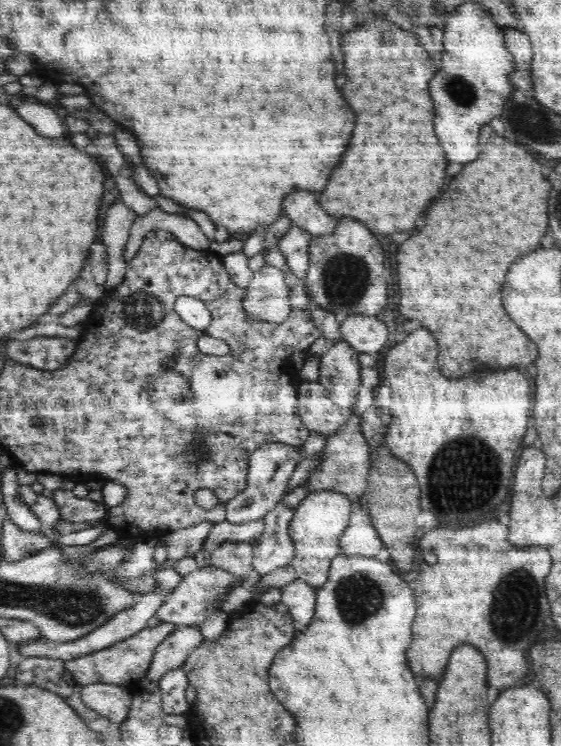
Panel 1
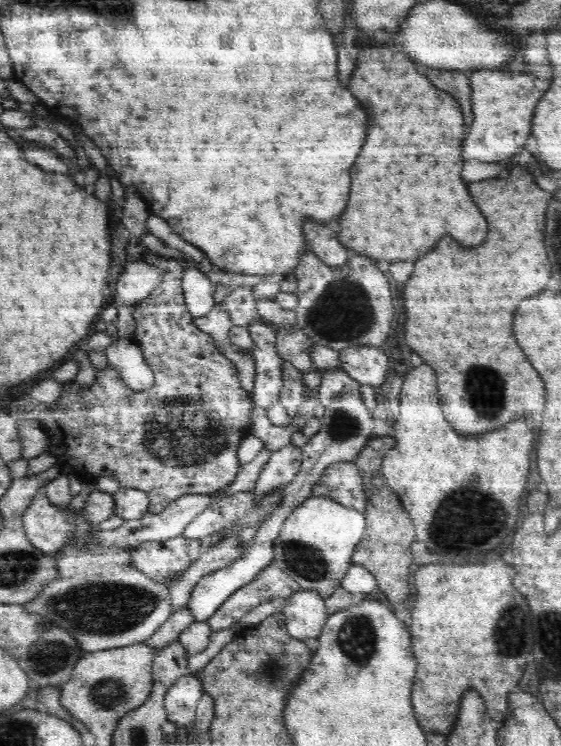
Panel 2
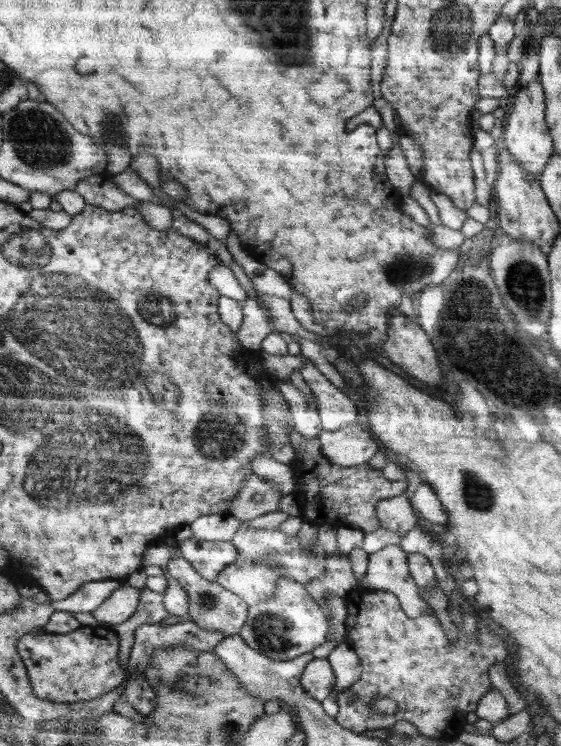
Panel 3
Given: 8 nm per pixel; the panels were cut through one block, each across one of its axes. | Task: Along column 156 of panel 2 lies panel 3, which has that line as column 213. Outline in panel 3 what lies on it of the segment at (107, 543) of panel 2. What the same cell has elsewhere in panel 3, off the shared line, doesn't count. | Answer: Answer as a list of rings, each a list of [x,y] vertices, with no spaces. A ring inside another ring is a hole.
[[[228,512],[200,516],[189,524],[194,537],[207,541],[229,541],[239,525],[240,521]],[[166,537],[163,542],[175,552],[167,562],[166,569],[186,589],[189,604],[187,614],[190,620],[201,626],[201,629],[218,631],[225,637],[239,634],[239,630],[247,619],[249,606],[246,602],[216,581],[202,578],[198,571],[194,570],[192,565],[183,558],[176,545],[177,541],[173,537]]]

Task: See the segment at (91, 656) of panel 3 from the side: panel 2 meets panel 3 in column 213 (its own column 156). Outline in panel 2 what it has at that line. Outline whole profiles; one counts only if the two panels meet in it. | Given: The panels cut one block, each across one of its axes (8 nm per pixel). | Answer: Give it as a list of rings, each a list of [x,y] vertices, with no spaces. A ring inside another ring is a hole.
[[[186,607],[180,608],[180,610],[174,611],[168,620],[143,643],[159,650],[168,647],[174,641],[178,641],[180,633],[184,632],[194,621],[196,621],[194,615]]]

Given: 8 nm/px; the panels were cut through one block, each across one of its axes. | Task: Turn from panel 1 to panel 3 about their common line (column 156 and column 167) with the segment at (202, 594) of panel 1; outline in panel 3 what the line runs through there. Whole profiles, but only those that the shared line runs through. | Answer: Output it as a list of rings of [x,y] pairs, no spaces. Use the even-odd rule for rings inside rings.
[[[143,587],[136,612],[128,620],[114,626],[119,639],[118,664],[123,669],[128,665],[133,645],[133,633],[136,628],[140,625],[159,623],[168,617],[169,612],[163,605],[163,594]]]

